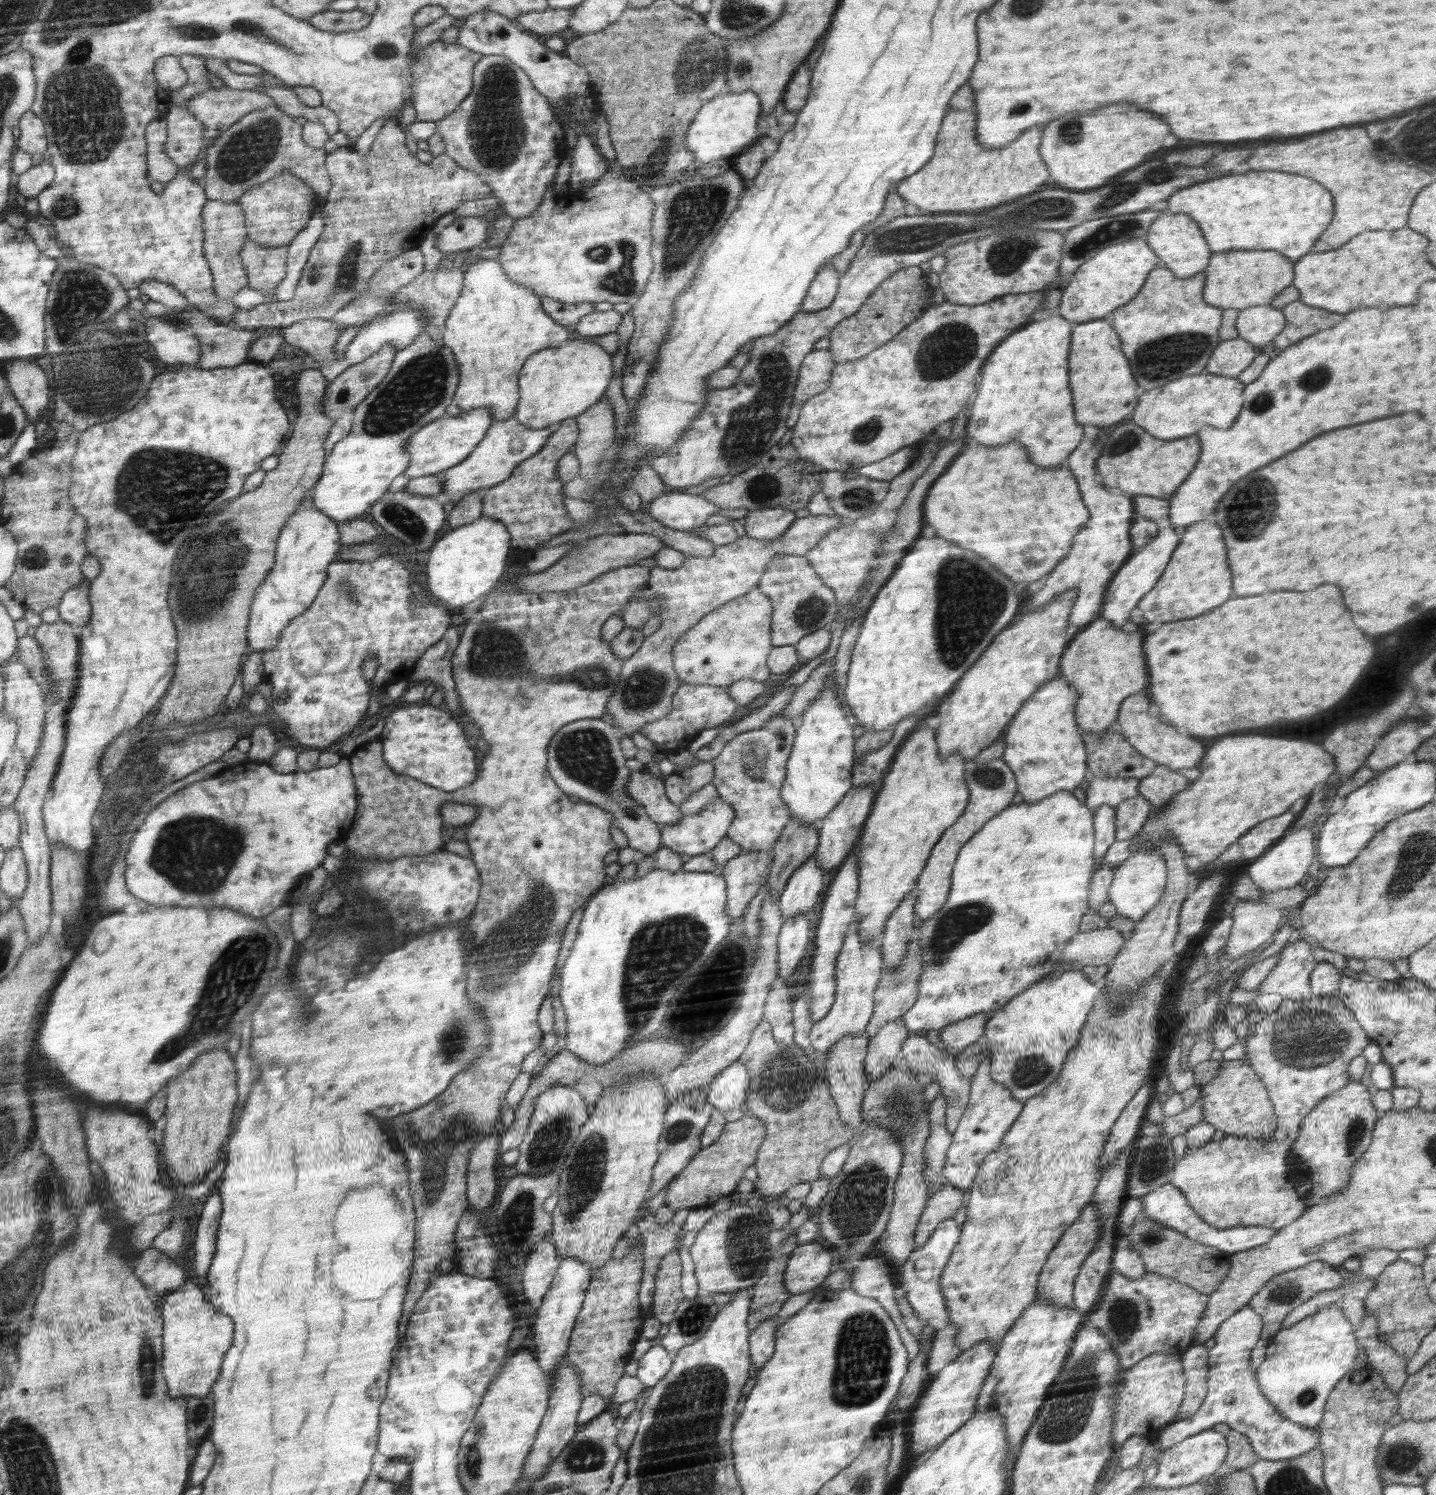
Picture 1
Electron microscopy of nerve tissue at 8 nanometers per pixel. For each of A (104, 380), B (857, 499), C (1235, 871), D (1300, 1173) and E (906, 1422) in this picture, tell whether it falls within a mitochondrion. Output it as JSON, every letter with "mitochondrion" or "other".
{"A":"mitochondrion","B":"mitochondrion","C":"other","D":"other","E":"other"}

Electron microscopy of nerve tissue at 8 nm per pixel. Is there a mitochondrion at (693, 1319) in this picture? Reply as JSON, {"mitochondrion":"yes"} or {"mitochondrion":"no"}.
{"mitochondrion":"yes"}

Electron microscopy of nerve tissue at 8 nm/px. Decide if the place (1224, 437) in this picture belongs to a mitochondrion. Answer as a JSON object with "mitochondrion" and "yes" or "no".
{"mitochondrion":"no"}

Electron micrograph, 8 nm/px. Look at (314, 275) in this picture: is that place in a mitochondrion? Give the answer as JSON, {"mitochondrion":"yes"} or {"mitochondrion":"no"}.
{"mitochondrion":"yes"}

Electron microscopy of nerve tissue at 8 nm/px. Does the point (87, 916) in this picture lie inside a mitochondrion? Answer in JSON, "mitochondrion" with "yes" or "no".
{"mitochondrion":"no"}

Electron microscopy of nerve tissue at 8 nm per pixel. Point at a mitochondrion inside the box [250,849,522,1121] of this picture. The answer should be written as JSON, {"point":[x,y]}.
{"point":[453,1039]}

